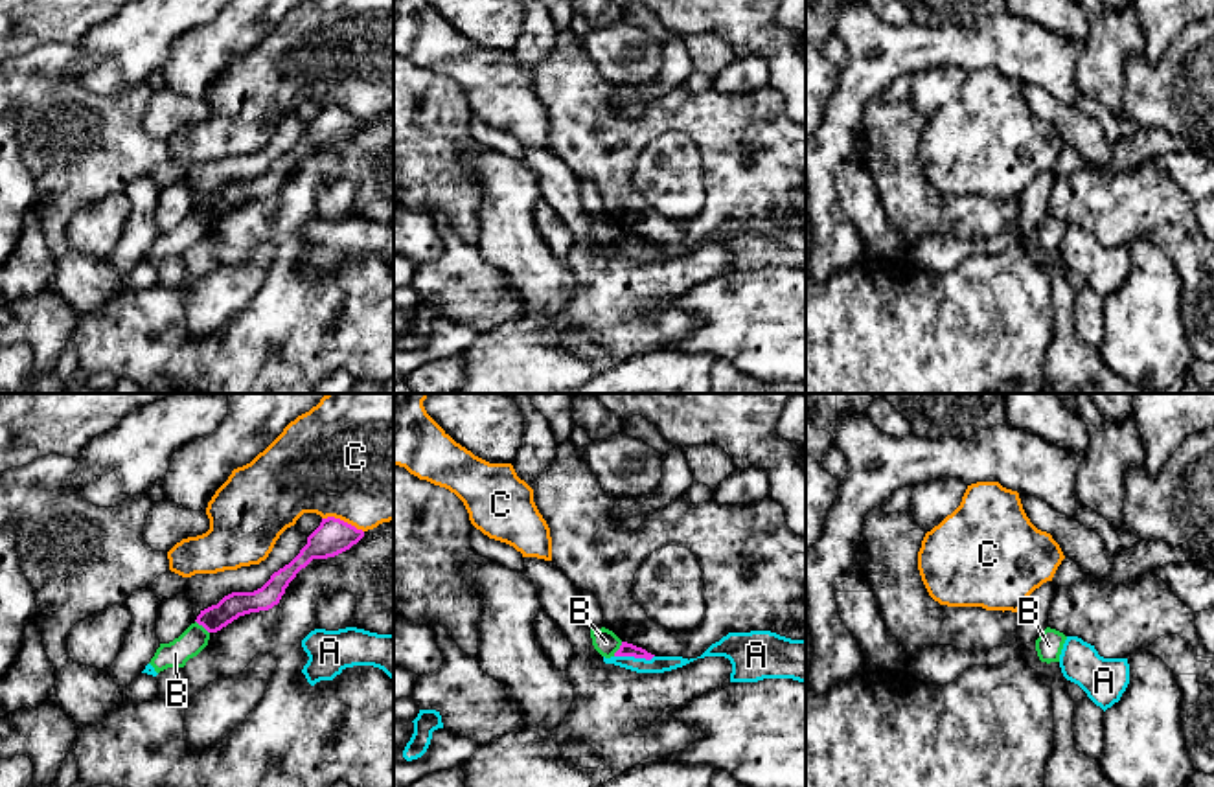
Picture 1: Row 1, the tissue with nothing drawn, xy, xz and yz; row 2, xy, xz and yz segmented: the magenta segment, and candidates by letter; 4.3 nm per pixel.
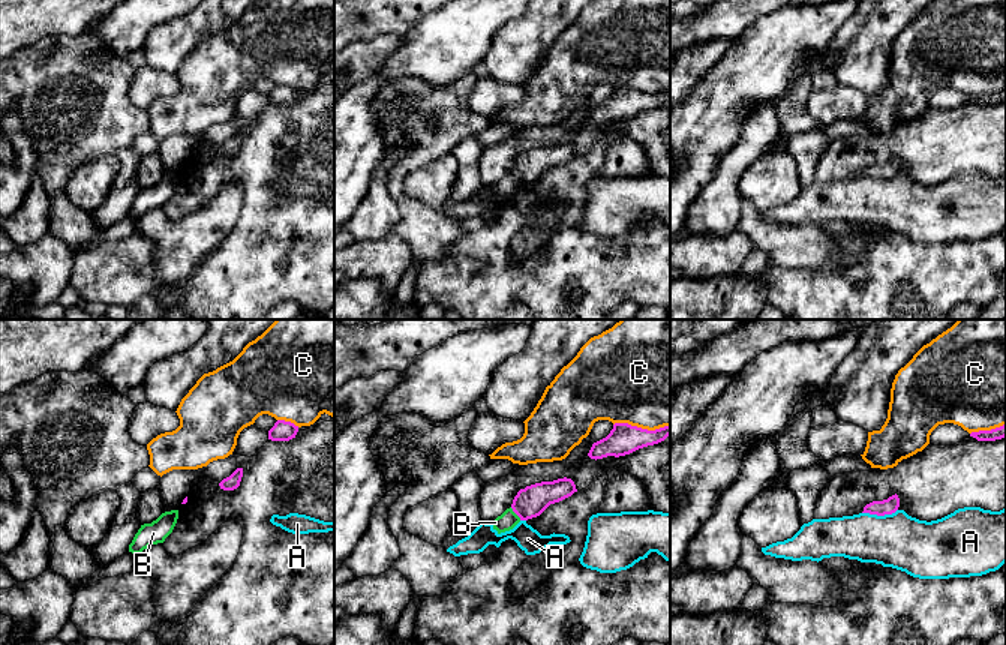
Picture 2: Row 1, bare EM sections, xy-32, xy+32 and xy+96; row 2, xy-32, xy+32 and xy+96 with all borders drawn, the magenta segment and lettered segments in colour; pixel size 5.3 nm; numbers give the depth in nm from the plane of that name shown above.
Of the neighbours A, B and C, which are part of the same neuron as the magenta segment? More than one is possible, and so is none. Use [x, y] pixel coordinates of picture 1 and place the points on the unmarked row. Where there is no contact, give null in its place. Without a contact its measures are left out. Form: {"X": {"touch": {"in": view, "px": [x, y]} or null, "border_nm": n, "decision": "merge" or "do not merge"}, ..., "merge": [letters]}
{"A": {"touch": {"in": "xz", "px": [635, 245]}, "border_nm": 180, "decision": "do not merge"}, "B": {"touch": {"in": "xy", "px": [203, 214]}, "border_nm": 90, "decision": "do not merge"}, "C": {"touch": {"in": "xy", "px": [343, 109]}, "border_nm": 200, "decision": "do not merge"}, "merge": []}

